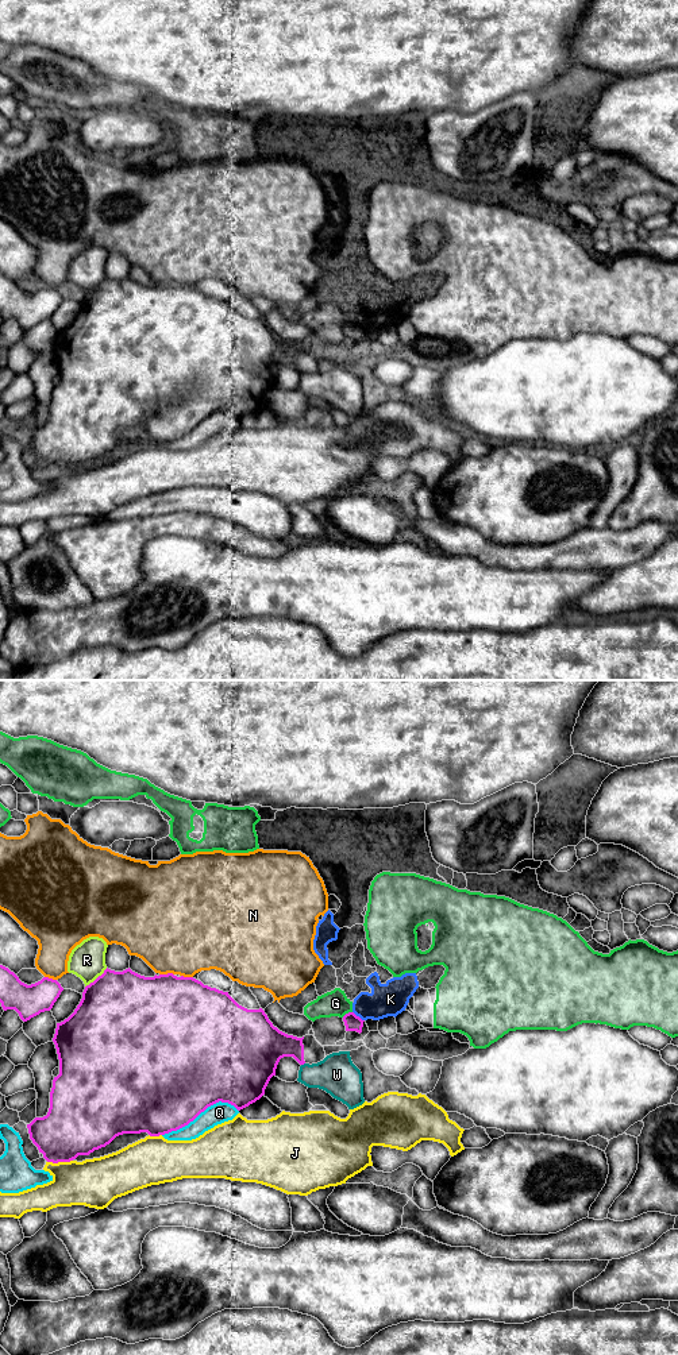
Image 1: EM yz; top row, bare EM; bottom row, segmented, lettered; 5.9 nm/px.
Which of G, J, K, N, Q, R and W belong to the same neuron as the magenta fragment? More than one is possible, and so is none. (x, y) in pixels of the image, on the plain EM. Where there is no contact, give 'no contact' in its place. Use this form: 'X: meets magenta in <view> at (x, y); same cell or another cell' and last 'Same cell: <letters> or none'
G: meets magenta in yz at (346, 323); another cell
J: meets magenta in yz at (60, 470); another cell
K: meets magenta in yz at (358, 325); another cell
N: meets magenta in yz at (168, 282); another cell
Q: meets magenta in yz at (200, 421); another cell
R: meets magenta in yz at (97, 286); another cell
W: meets magenta in yz at (303, 373); another cell
Same cell: none

